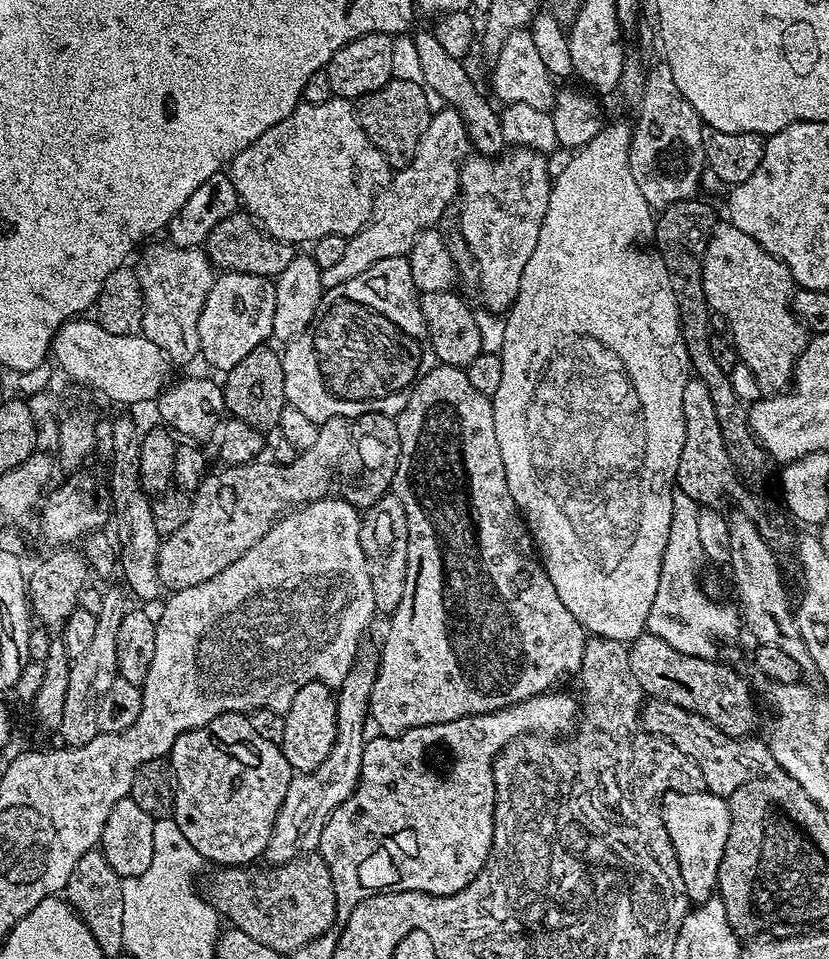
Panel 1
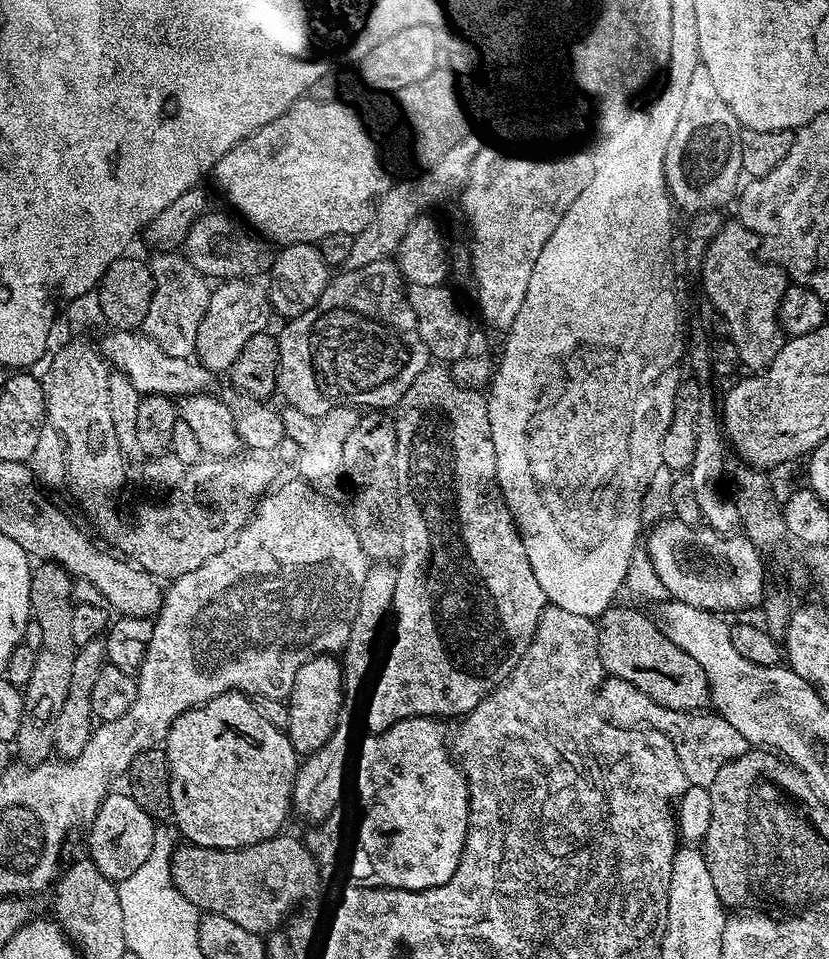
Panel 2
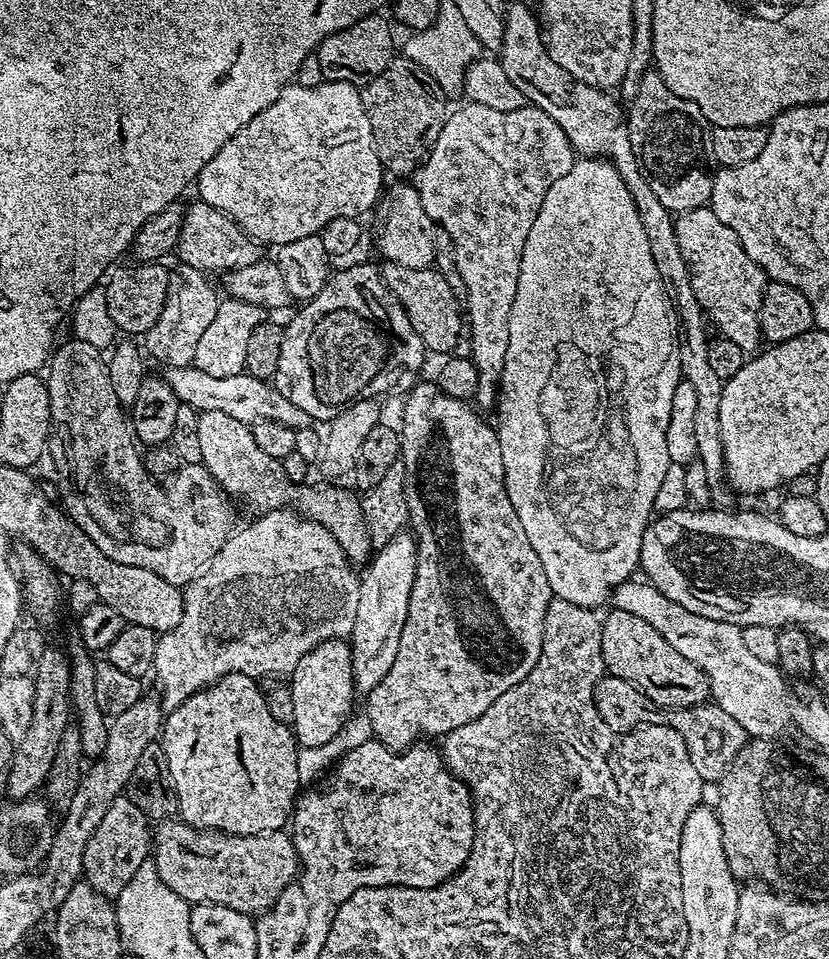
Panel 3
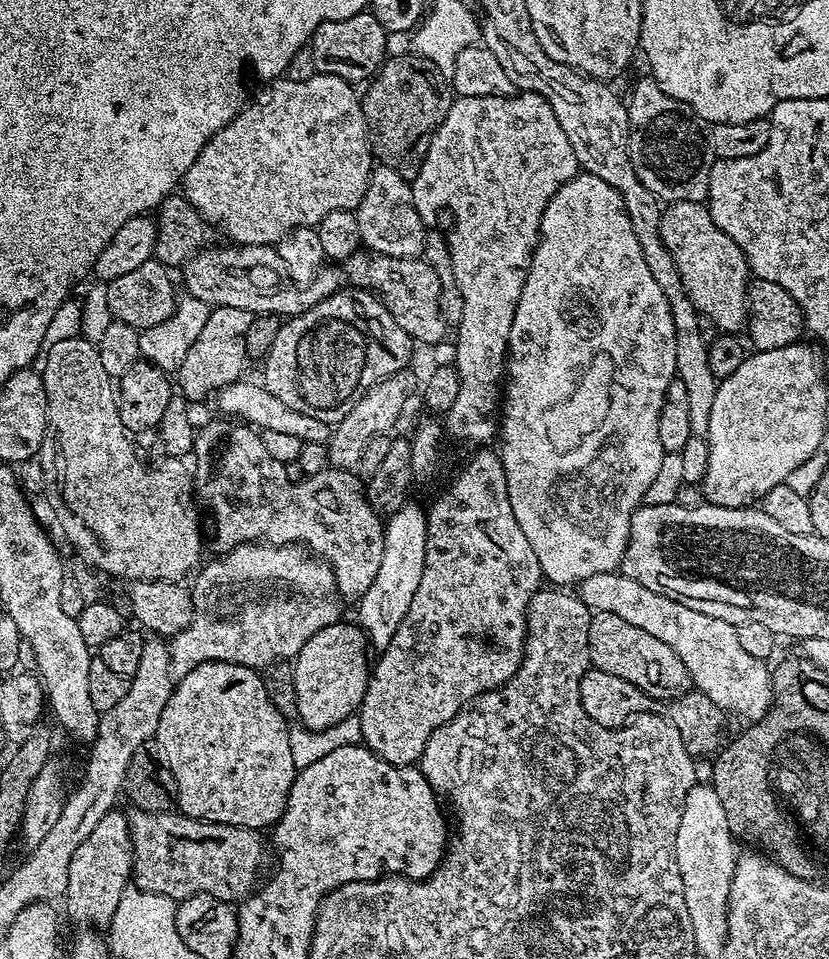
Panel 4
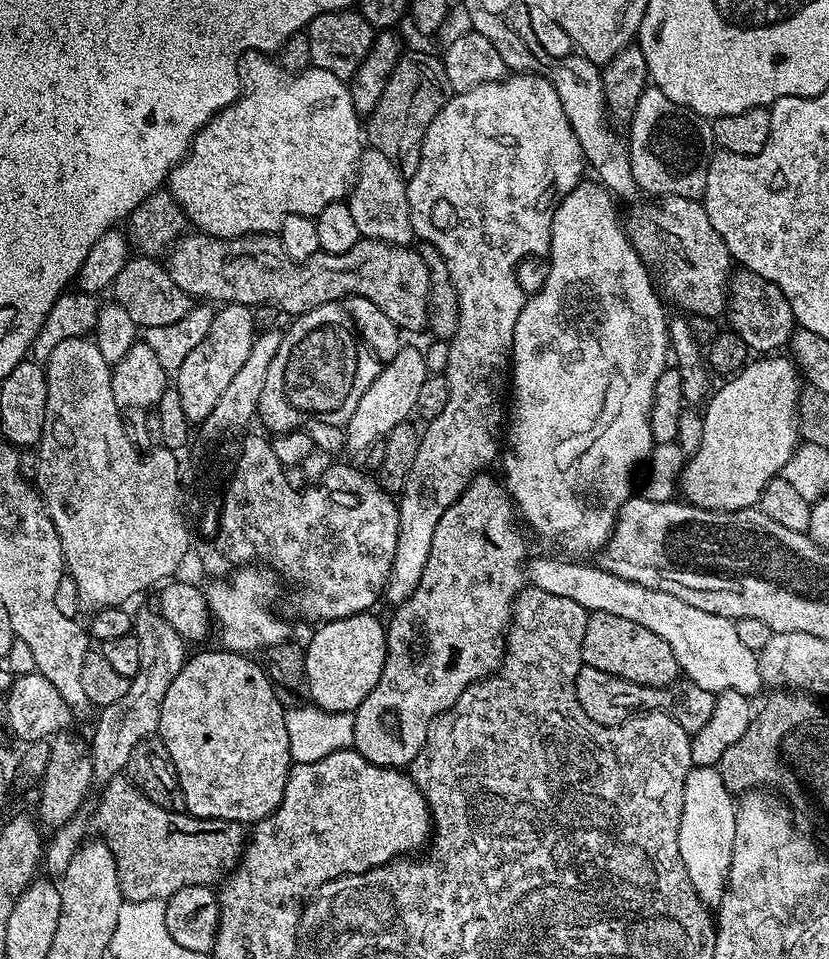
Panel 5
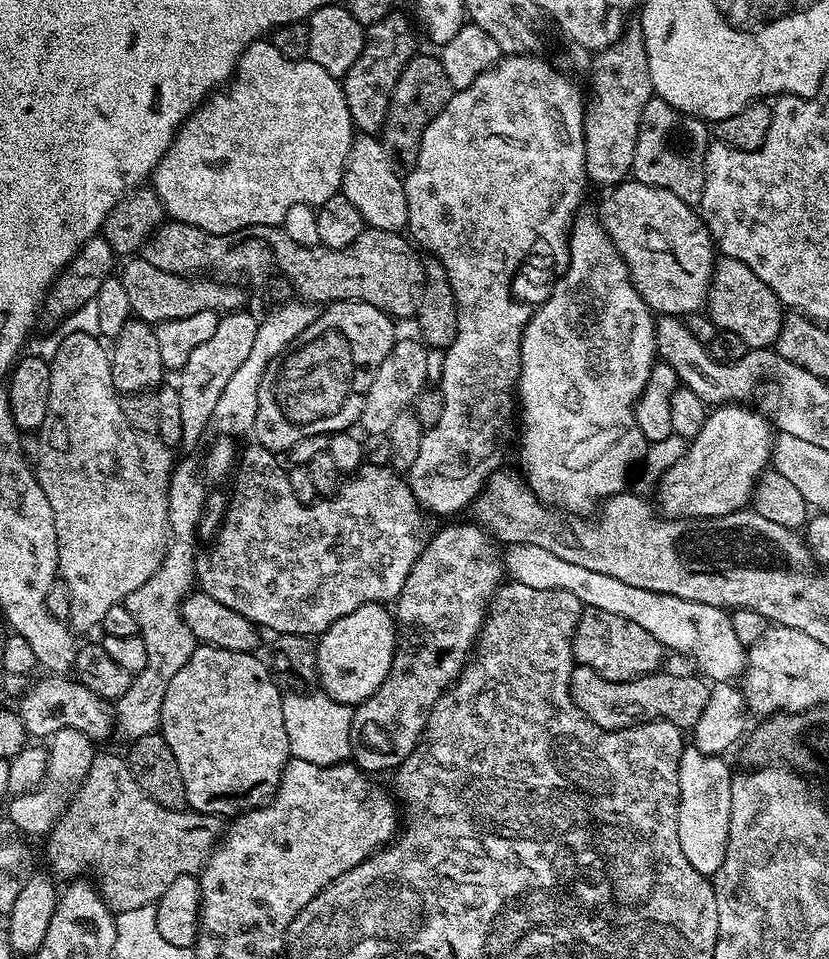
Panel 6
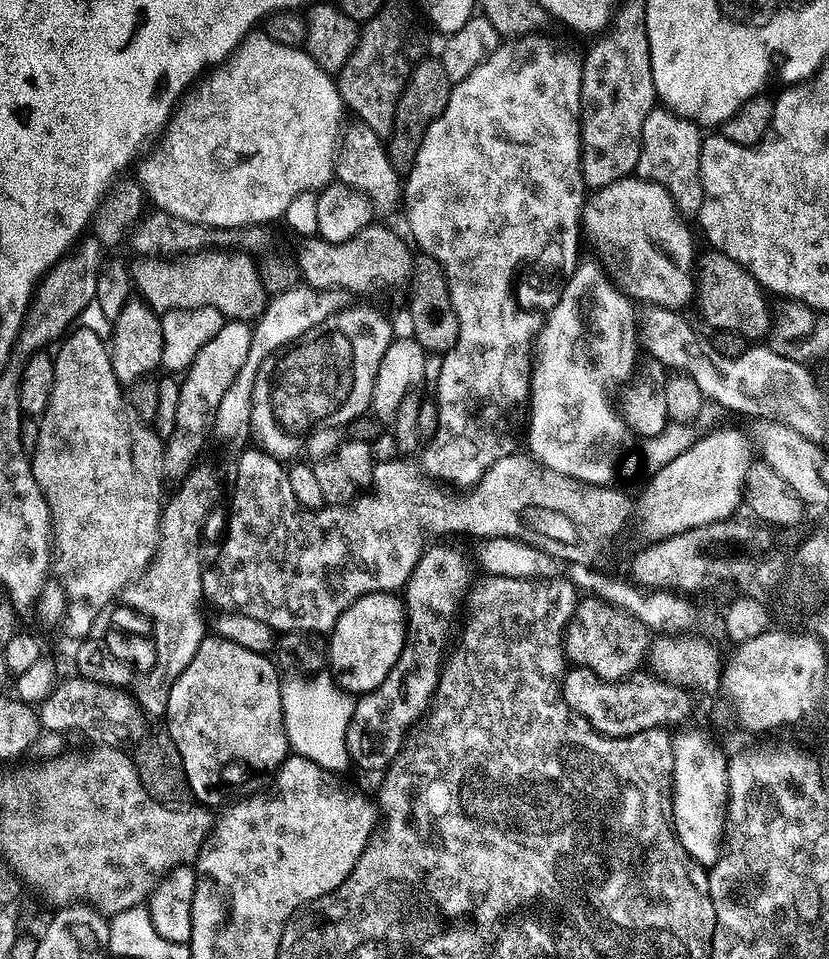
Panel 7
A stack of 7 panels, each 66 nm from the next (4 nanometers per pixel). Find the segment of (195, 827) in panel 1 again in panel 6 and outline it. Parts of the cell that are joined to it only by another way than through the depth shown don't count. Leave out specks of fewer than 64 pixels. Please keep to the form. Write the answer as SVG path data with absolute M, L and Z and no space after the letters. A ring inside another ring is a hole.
M201 643L182 670L170 678L170 686L166 686L158 731L166 738L170 750L174 750L174 758L178 758L178 770L182 770L182 782L186 782L191 811L221 818L235 812L248 814L253 808L267 804L280 786L284 767L290 759L284 696L271 667L258 657L251 652L235 652Z

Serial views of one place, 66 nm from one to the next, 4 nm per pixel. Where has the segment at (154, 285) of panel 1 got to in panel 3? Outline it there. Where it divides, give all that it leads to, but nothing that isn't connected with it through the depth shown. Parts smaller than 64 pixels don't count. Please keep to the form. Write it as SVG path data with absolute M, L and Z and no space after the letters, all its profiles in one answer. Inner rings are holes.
M180 264L176 266L176 269L173 267L171 271L168 273L168 285L166 286L166 298L164 299L164 305L162 306L162 310L158 314L158 318L154 322L154 326L150 326L150 330L148 332L143 333L142 340L144 340L143 347L146 349L148 347L148 352L153 356L154 359L157 360L158 363L164 364L163 366L167 366L168 368L186 368L192 364L192 359L194 358L194 350L198 350L198 341L202 338L203 331L206 330L206 326L210 326L211 319L214 318L214 314L218 310L218 306L220 305L220 300L218 299L218 295L216 296L216 292L214 289L208 285L205 273L200 272L196 268L191 268L190 266L186 266L185 264Z

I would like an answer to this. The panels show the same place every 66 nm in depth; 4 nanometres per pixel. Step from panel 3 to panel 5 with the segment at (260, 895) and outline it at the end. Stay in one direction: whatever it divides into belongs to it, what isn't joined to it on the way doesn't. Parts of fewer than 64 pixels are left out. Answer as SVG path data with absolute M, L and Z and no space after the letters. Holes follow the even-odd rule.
M124 774L113 776L103 788L96 808L96 824L116 859L120 894L125 901L167 902L186 886L215 885L239 864L246 843L245 825L166 810L150 802Z

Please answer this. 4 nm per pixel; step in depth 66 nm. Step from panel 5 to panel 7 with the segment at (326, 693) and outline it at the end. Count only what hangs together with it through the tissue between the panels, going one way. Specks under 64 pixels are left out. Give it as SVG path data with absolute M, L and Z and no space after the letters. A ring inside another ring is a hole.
M368 592L352 603L328 636L330 668L340 687L353 694L374 691L402 654L405 627L404 601L396 592Z

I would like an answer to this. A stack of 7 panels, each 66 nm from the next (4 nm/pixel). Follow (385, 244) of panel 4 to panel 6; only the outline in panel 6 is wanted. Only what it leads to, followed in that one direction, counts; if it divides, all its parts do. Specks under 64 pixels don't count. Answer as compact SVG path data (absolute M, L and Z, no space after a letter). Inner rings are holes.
M372 134L353 135L352 145L348 151L348 163L344 169L342 194L357 208L358 214L361 215L367 227L387 232L400 232L408 227L408 203L404 193L404 180L396 165L393 164L388 148L383 143L379 144L376 139L377 137Z

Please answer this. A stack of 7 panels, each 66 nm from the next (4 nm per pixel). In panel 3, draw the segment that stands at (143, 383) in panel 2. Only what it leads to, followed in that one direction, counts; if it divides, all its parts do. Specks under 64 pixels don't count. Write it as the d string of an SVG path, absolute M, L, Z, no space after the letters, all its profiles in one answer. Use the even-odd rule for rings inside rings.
M195 366L186 368L168 368L166 372L168 384L174 390L177 400L189 404L197 413L219 410L221 414L230 414L230 418L238 418L238 422L253 426L260 420L278 422L293 430L313 427L314 421L306 410L294 406L286 394L276 388L275 383L259 380L249 376L247 372L239 372L230 378L210 378L210 374L202 374Z

